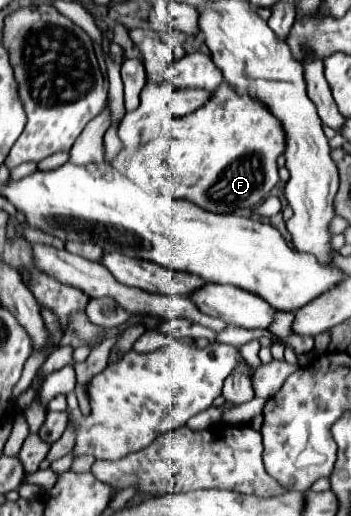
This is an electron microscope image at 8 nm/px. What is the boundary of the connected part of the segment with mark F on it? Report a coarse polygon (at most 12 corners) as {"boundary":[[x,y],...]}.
{"boundary":[[221,83],[127,159],[143,189],[205,211],[255,207],[285,139]]}

